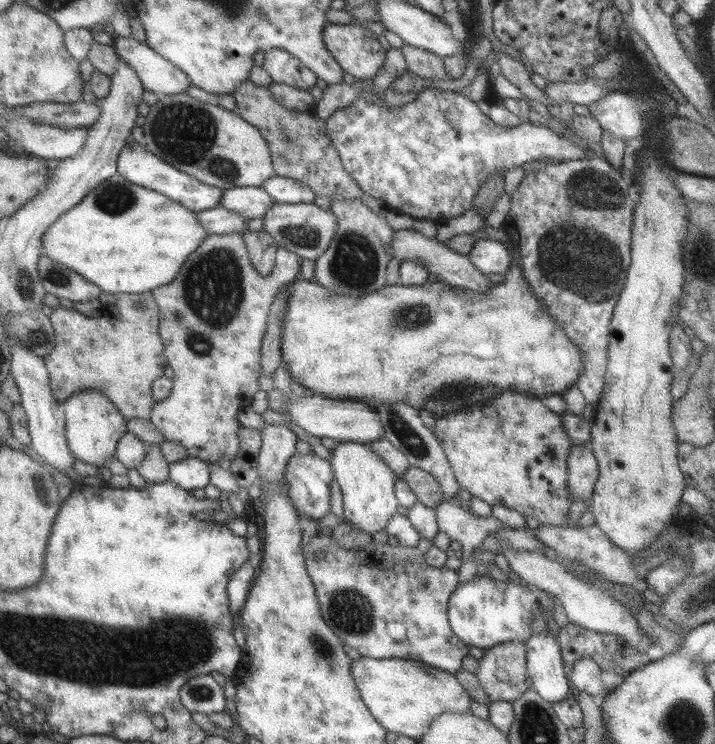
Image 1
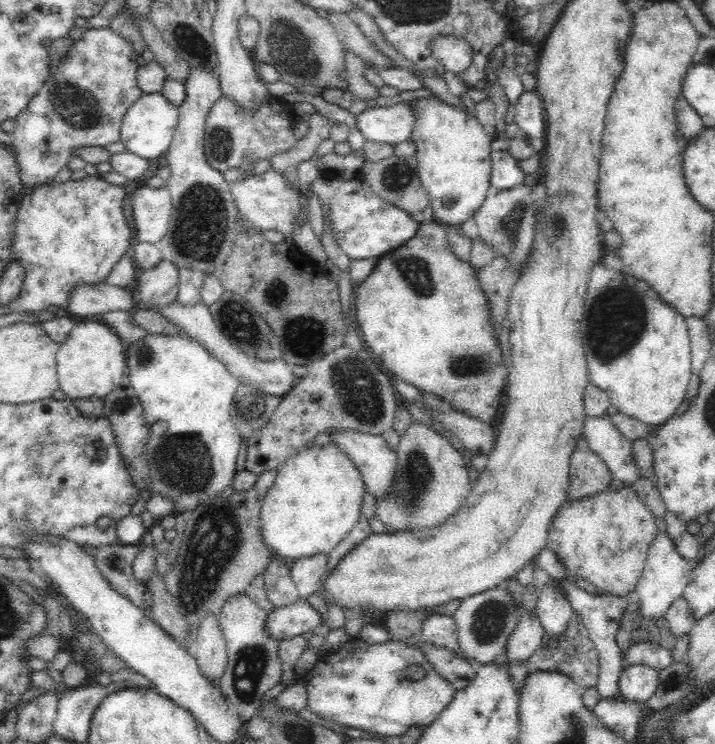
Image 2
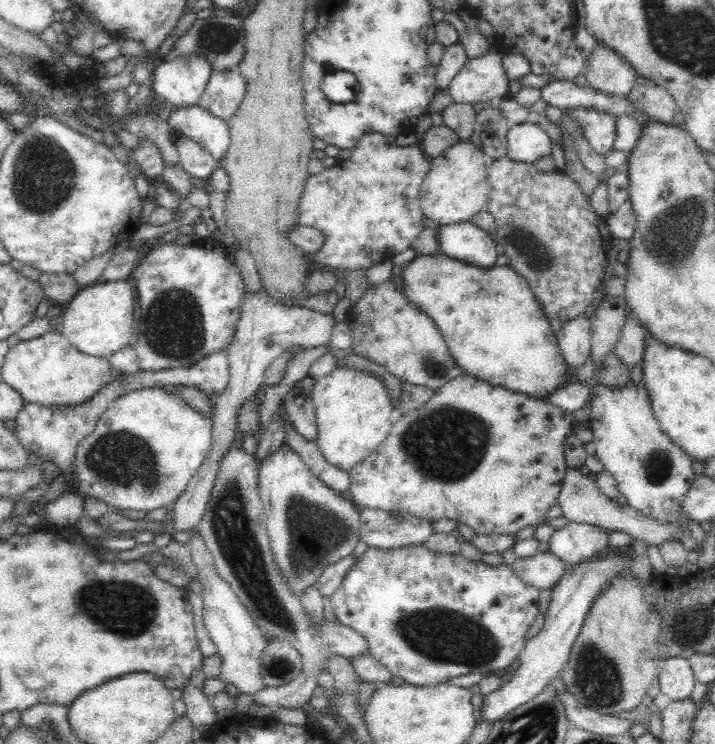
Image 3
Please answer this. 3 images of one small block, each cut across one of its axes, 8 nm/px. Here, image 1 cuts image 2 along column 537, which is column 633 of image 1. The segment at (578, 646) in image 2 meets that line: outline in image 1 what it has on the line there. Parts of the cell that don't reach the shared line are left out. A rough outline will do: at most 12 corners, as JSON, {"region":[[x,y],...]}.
{"region":[[568,622],[557,640],[567,678],[581,658],[619,682],[650,662],[618,636]]}

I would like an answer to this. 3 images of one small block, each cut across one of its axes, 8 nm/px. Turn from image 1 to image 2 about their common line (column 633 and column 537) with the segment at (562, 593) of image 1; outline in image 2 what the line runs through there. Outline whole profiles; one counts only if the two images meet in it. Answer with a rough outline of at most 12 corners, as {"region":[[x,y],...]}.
{"region":[[524,611],[505,646],[507,663],[526,663],[542,646],[538,617]]}

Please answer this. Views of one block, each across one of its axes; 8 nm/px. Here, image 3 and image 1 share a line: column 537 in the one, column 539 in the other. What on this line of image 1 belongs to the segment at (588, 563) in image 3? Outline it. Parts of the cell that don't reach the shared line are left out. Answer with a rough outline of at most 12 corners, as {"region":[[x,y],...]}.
{"region":[[549,628],[527,636],[529,688],[549,705],[571,696]]}

